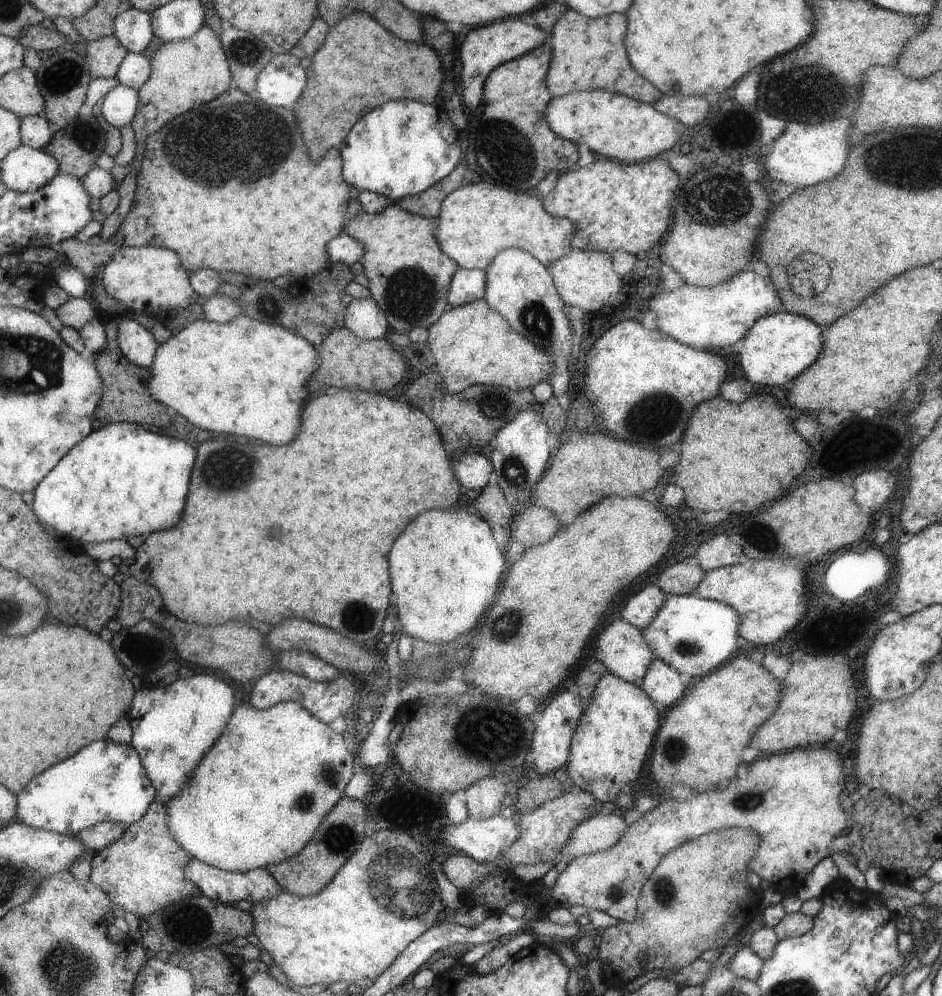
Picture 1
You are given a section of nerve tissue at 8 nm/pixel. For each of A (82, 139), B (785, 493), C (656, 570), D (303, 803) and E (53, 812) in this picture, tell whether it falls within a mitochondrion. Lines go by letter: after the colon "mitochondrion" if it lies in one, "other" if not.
A: mitochondrion
B: other
C: other
D: mitochondrion
E: other

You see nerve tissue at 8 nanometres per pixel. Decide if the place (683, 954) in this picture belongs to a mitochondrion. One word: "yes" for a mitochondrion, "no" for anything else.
no

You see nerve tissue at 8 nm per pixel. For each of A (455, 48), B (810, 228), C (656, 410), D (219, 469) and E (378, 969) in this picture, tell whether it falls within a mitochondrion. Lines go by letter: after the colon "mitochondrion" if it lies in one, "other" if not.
A: other
B: other
C: mitochondrion
D: mitochondrion
E: other

